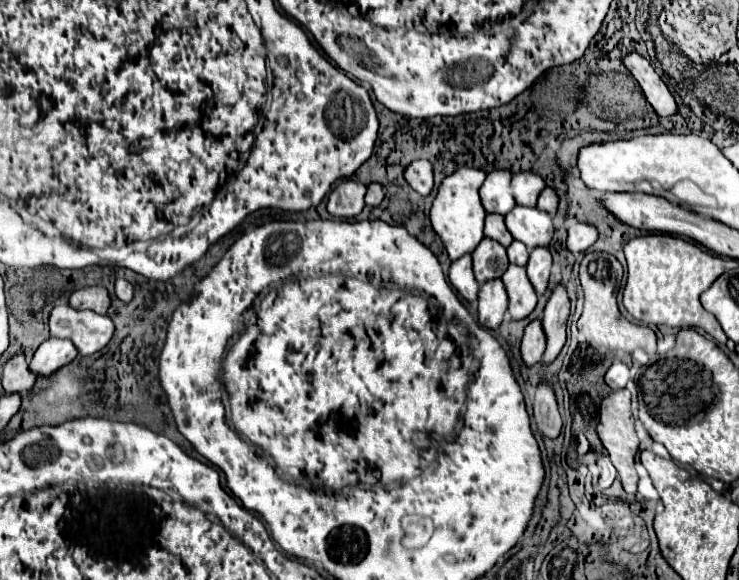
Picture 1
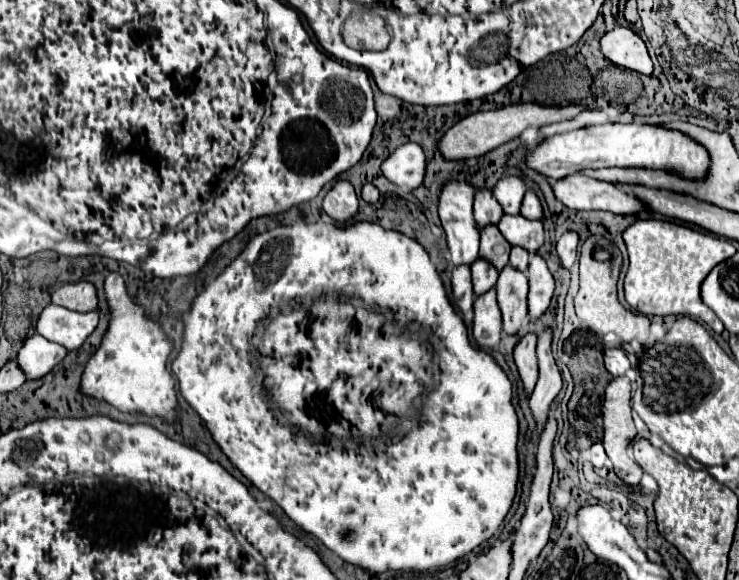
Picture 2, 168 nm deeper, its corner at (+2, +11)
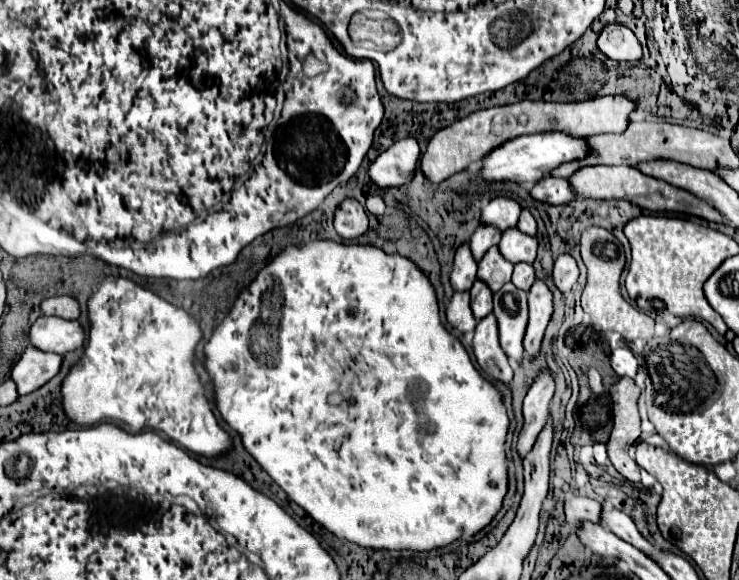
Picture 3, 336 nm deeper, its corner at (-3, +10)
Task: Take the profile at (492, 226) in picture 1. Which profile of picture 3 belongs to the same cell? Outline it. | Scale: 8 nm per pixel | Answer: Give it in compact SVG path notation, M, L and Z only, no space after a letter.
M493 247L481 257L477 277L481 281L485 281L491 287L491 291L499 291L505 283L511 281L511 273L513 273L511 261L505 261L505 257L501 257L499 249Z

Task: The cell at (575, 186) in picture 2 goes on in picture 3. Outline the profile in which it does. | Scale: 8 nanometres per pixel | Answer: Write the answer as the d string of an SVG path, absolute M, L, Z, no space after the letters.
M543 177L541 181L537 181L535 187L531 189L531 195L537 201L545 201L545 203L551 203L551 205L565 205L565 203L571 203L575 199L581 199L581 197L577 197L577 193L573 193L573 187L569 185L567 179L557 179L557 177Z

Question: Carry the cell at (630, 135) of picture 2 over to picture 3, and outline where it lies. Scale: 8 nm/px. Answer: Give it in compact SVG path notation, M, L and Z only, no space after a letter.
M561 131L523 135L523 137L515 137L503 145L499 145L497 149L493 149L489 153L489 157L485 157L481 161L481 175L485 179L493 179L493 181L509 179L509 181L515 181L515 183L527 187L527 185L535 185L535 181L551 175L551 171L557 169L557 165L569 163L569 161L581 161L587 155L591 155L591 145L587 143L585 137L573 137L573 135L561 133Z

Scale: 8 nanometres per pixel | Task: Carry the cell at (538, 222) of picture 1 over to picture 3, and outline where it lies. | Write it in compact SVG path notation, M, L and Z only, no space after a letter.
M517 227L505 229L499 243L501 255L511 263L519 263L519 261L533 263L537 257L537 247L539 247L539 239L521 233Z

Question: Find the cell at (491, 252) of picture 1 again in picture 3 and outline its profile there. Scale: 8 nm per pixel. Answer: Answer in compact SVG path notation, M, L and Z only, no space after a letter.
M475 281L471 287L471 309L477 319L483 319L493 309L493 291L489 285Z

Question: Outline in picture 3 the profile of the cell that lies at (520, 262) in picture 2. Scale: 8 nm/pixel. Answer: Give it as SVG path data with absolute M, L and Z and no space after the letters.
M517 263L515 271L513 271L513 279L511 279L519 289L529 289L531 283L535 281L535 269L529 263Z

